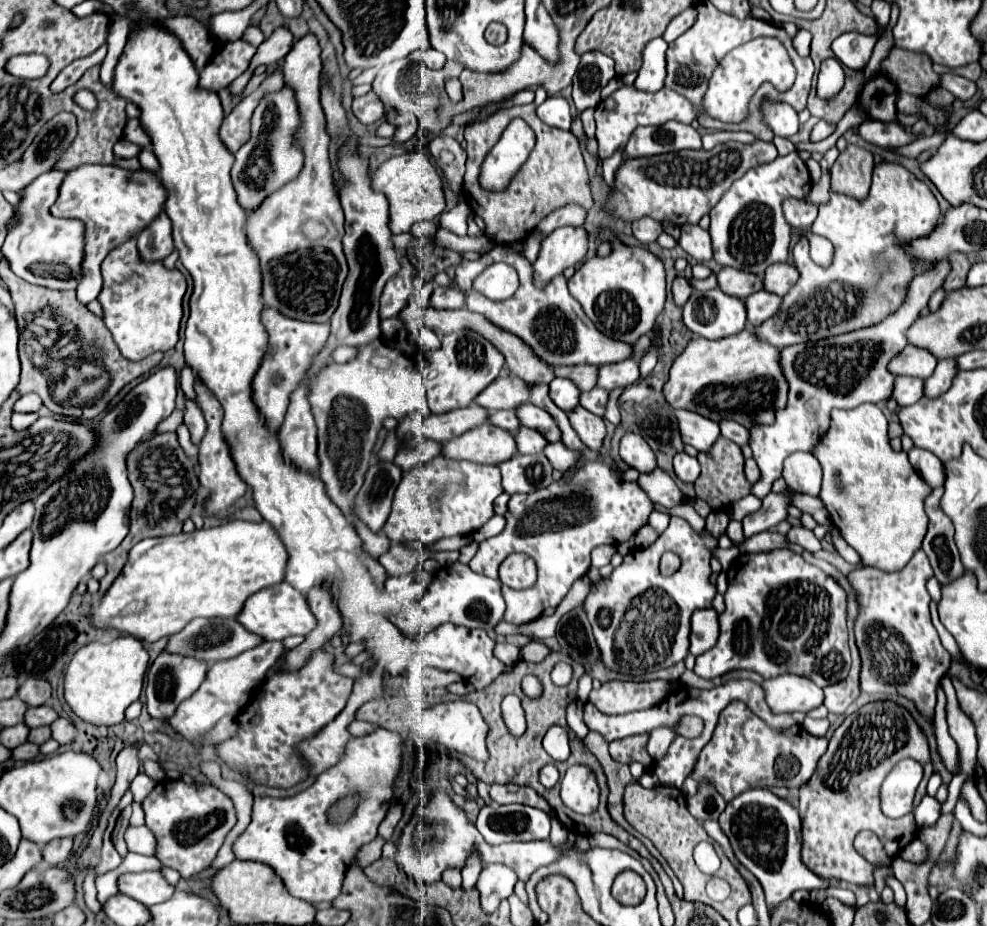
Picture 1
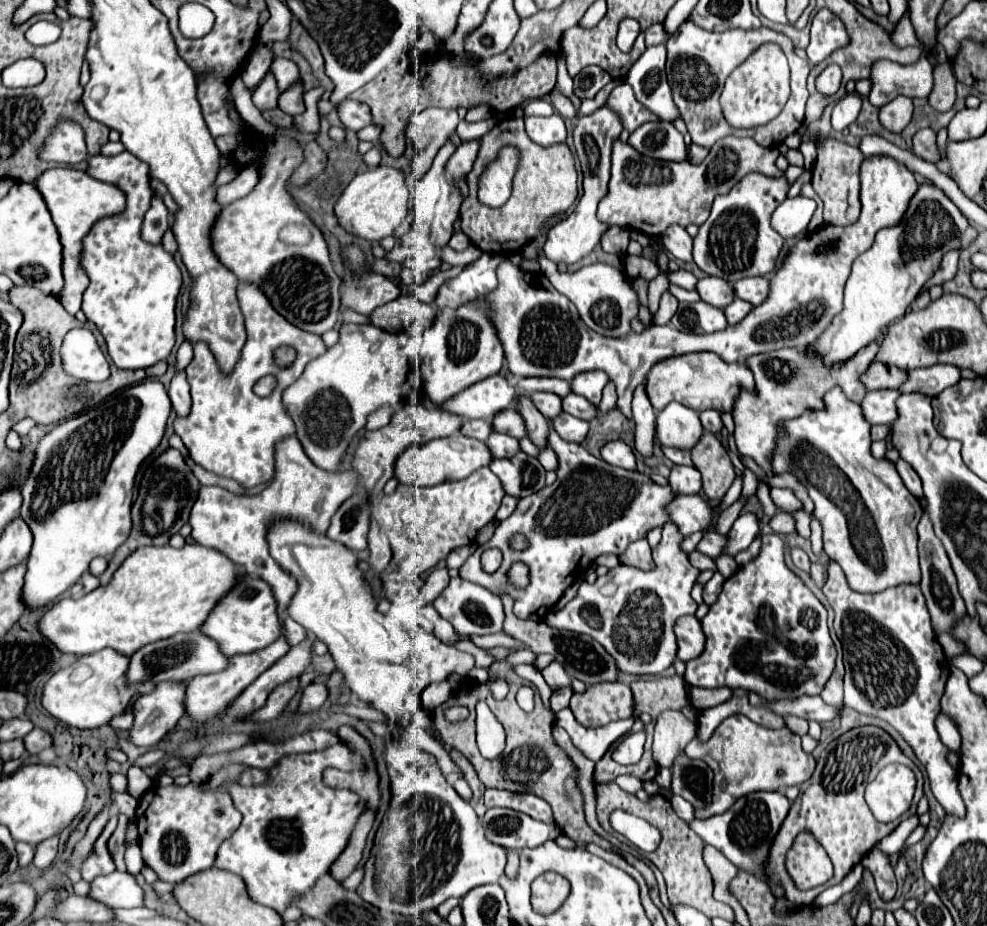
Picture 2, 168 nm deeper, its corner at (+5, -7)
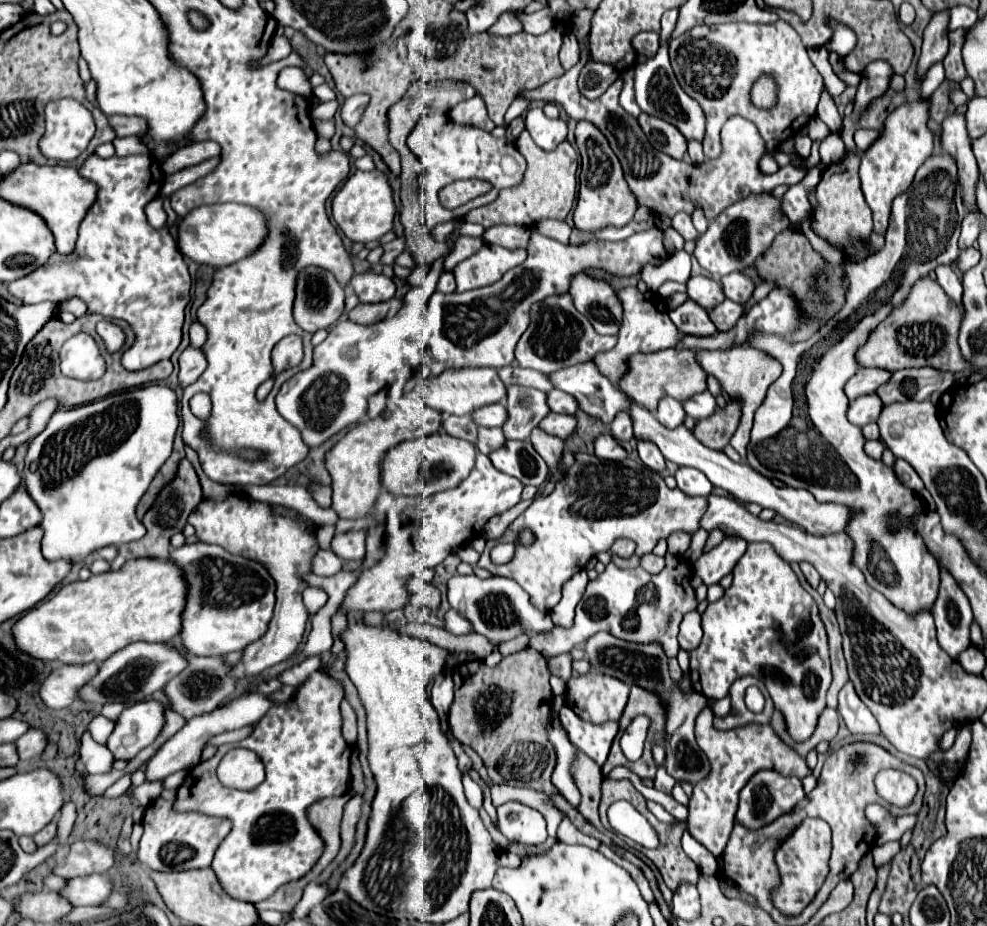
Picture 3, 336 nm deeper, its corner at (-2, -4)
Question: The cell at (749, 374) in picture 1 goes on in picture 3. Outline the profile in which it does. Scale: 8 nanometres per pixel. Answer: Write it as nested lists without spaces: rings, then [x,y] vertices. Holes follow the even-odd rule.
[[[663,349],[655,353],[643,353],[643,355],[633,355],[627,361],[627,373],[621,377],[619,387],[621,391],[639,403],[641,407],[647,407],[651,413],[655,413],[657,403],[661,397],[675,397],[679,401],[685,401],[701,391],[707,389],[707,373],[699,367],[695,361],[695,353],[691,349]]]

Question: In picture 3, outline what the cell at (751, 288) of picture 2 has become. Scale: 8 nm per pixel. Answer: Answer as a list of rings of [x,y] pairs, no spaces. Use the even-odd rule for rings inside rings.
[[[731,273],[719,279],[723,295],[735,303],[745,303],[753,293],[753,281],[743,273]]]

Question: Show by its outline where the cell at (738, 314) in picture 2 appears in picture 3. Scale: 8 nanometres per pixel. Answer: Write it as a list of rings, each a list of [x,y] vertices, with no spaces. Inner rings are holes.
[[[725,299],[723,303],[719,303],[719,307],[713,307],[709,313],[711,313],[711,321],[715,321],[717,331],[729,331],[743,315],[743,307],[735,301]]]

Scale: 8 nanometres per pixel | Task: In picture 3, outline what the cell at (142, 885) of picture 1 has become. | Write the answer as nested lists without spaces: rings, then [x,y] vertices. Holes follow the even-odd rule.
[[[85,875],[67,881],[67,885],[59,891],[63,899],[67,899],[73,907],[79,905],[99,905],[113,893],[113,883],[103,875]]]

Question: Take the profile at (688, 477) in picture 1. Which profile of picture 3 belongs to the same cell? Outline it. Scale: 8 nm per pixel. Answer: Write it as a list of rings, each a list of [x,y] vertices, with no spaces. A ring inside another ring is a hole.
[[[679,467],[677,473],[675,473],[675,479],[677,479],[677,487],[695,497],[695,495],[711,495],[711,489],[713,485],[709,483],[709,479],[697,471],[697,469],[691,469],[691,467]]]

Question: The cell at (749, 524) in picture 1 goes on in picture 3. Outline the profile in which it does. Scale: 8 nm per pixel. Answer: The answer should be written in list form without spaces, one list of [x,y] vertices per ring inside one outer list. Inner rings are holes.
[[[725,537],[721,545],[697,559],[695,575],[699,575],[705,585],[719,583],[721,577],[731,573],[735,563],[745,553],[745,547],[747,543],[741,537]]]

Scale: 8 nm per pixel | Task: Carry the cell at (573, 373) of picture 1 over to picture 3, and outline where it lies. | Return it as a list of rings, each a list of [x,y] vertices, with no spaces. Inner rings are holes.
[[[511,367],[511,369],[499,369],[499,375],[505,383],[515,383],[521,387],[531,387],[531,389],[539,389],[543,393],[551,391],[553,385],[549,383],[547,375],[531,371],[531,369],[523,369],[523,367]]]

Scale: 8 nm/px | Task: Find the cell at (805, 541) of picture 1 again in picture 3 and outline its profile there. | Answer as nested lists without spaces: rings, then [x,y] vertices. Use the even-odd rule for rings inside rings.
[[[801,563],[801,571],[803,571],[803,575],[805,575],[807,583],[809,583],[813,589],[817,589],[817,587],[819,587],[821,577],[819,577],[819,573],[815,571],[815,567],[811,567],[809,563]]]

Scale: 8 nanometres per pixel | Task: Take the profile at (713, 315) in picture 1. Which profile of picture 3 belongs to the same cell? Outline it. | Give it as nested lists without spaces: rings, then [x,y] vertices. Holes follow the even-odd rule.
[[[687,299],[677,309],[669,311],[669,317],[675,323],[675,327],[679,329],[679,333],[683,333],[683,335],[703,337],[703,335],[715,335],[717,333],[717,329],[711,323],[707,311],[691,299]]]

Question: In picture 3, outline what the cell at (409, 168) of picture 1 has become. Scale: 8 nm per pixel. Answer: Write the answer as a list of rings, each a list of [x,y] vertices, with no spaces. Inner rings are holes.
[[[377,169],[369,173],[355,171],[333,197],[333,219],[337,227],[343,231],[343,235],[353,243],[369,243],[381,239],[387,231],[393,229],[393,217],[393,191],[387,183],[387,177]]]

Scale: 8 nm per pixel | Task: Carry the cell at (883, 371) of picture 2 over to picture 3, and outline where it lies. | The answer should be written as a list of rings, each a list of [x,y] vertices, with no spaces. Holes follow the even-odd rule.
[[[861,367],[845,385],[845,393],[849,399],[857,399],[861,395],[869,395],[875,393],[875,389],[883,383],[887,383],[887,379],[891,377],[889,371],[883,369],[865,369]]]

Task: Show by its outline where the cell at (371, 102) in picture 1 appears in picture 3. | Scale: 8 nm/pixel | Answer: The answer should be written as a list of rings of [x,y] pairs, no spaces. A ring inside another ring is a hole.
[[[353,95],[349,99],[345,99],[345,103],[341,105],[341,119],[345,121],[347,127],[355,127],[365,111],[365,107],[369,105],[369,97],[367,95]]]

